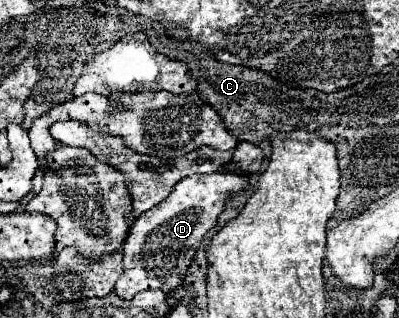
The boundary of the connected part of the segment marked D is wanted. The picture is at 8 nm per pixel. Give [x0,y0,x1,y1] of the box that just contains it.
[114,173,248,301]

